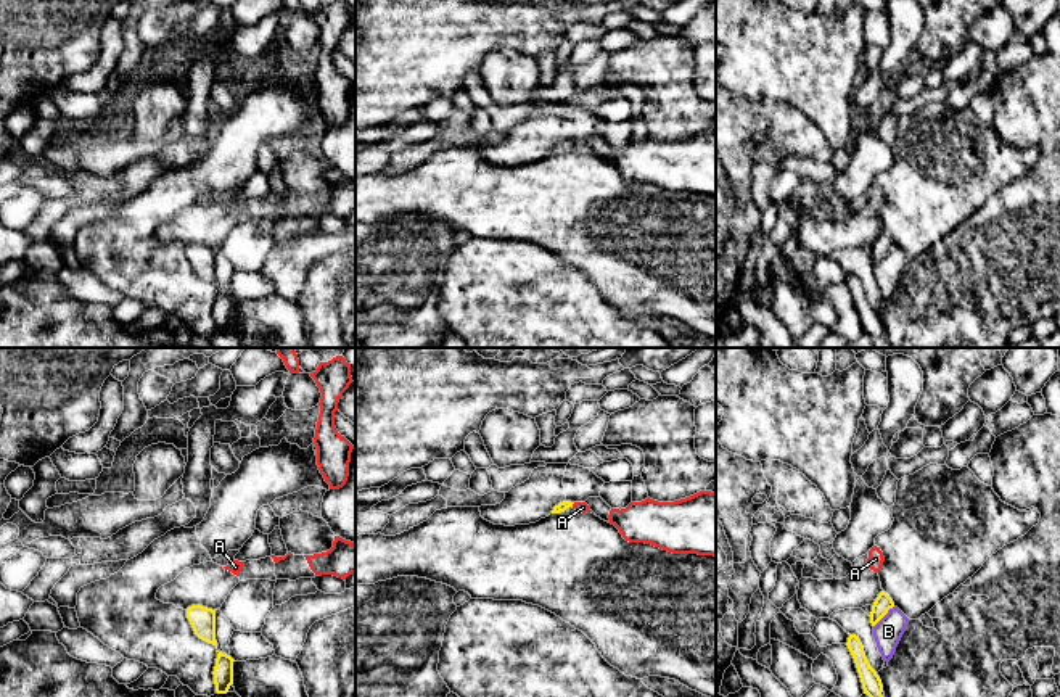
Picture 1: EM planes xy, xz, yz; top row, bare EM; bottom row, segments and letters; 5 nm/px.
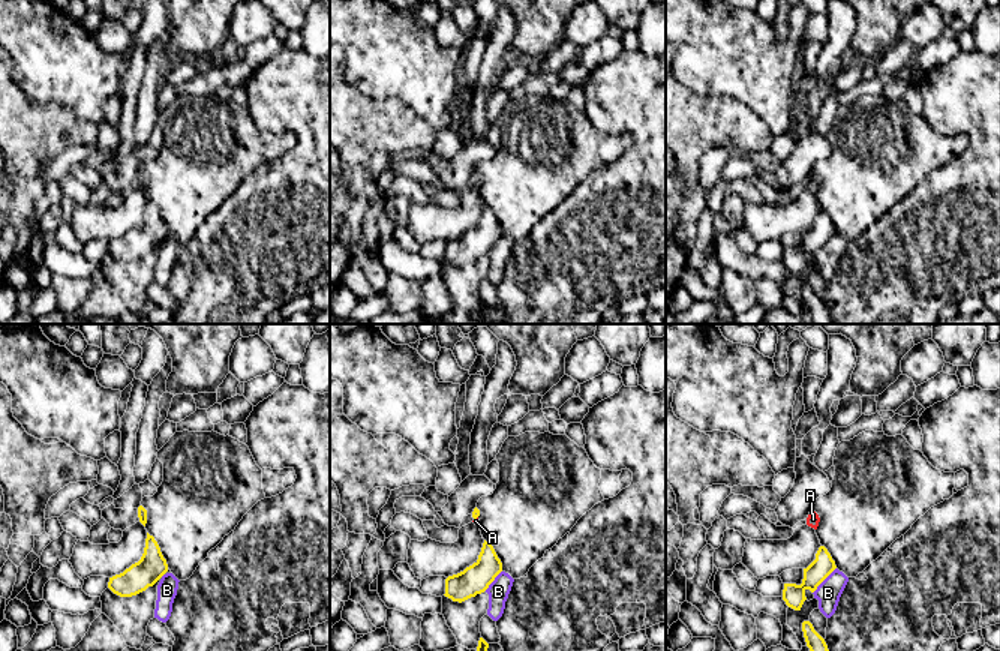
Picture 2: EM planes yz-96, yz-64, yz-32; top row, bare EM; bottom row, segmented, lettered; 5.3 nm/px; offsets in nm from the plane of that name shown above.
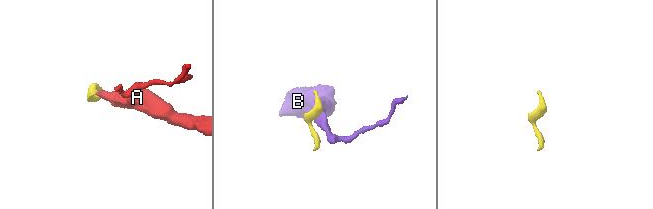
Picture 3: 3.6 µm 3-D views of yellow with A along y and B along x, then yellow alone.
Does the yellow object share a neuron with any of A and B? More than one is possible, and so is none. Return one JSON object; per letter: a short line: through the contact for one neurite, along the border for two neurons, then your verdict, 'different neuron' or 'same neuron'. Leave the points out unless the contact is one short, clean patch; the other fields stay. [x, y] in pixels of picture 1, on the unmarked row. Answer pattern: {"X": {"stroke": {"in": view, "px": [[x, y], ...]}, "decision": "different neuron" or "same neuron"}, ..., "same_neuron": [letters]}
{"A": {"stroke": {"in": "xz", "px": [[575, 142], [571, 145]]}, "decision": "different neuron"}, "B": {"stroke": {"in": "yz", "px": [[893, 245], [874, 266]]}, "decision": "different neuron"}, "same_neuron": []}

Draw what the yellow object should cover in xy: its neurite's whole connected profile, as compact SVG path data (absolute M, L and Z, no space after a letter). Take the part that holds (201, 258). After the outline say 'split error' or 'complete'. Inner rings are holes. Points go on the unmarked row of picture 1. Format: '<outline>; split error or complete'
M191 245L187 248L187 258L199 278L212 283L217 288L216 250L203 245Z; complete

